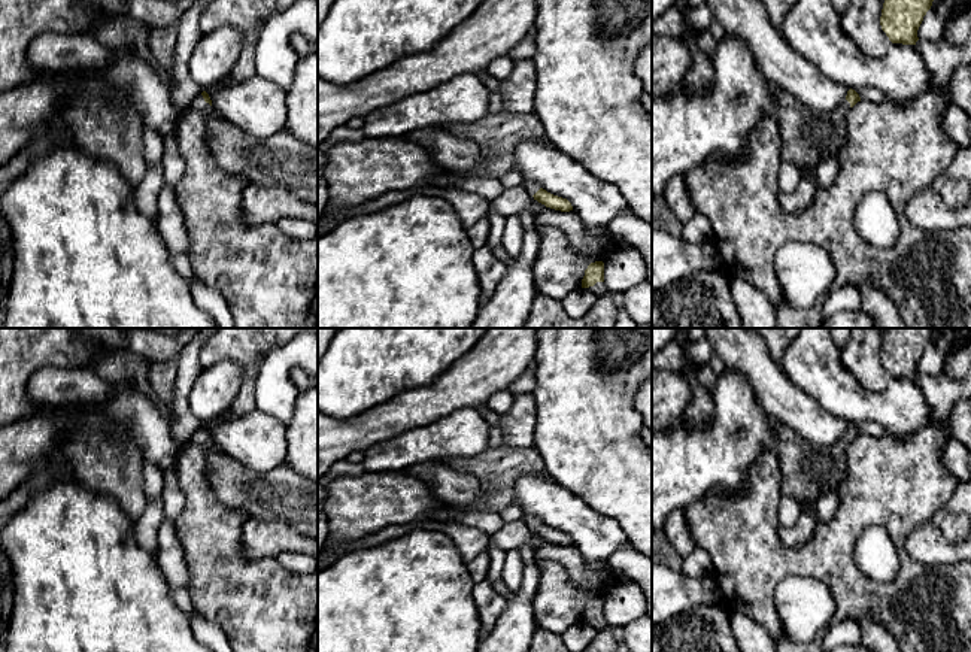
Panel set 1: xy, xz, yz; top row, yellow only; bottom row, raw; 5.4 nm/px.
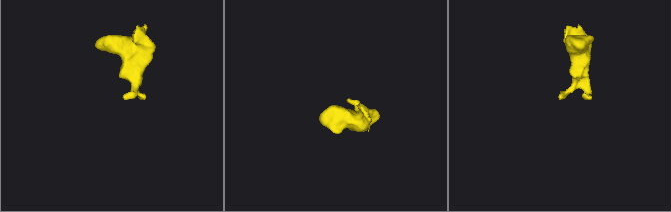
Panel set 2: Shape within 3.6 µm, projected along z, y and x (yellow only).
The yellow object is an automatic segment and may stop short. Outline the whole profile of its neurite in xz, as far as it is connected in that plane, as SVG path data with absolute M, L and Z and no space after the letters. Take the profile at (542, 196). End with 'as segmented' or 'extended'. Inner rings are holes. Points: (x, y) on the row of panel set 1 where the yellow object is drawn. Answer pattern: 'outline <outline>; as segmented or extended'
outline M525 179L524 186L528 189L528 192L537 200L538 203L544 204L546 207L561 210L561 212L570 212L573 210L571 203L567 198L553 195L543 189L537 182Z; extended

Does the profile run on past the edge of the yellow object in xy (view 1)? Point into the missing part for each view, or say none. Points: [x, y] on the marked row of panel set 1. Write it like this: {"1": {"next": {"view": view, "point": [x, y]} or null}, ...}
{"1": {"next": {"view": "xy", "point": [199, 103]}}}

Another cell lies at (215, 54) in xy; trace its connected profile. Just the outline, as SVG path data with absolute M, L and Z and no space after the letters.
M228 25L203 36L188 61L191 78L204 90L228 76L242 52L243 40L243 34Z

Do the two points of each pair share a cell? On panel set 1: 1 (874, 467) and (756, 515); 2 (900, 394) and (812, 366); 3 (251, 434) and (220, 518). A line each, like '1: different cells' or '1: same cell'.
1: same cell
2: same cell
3: different cells

